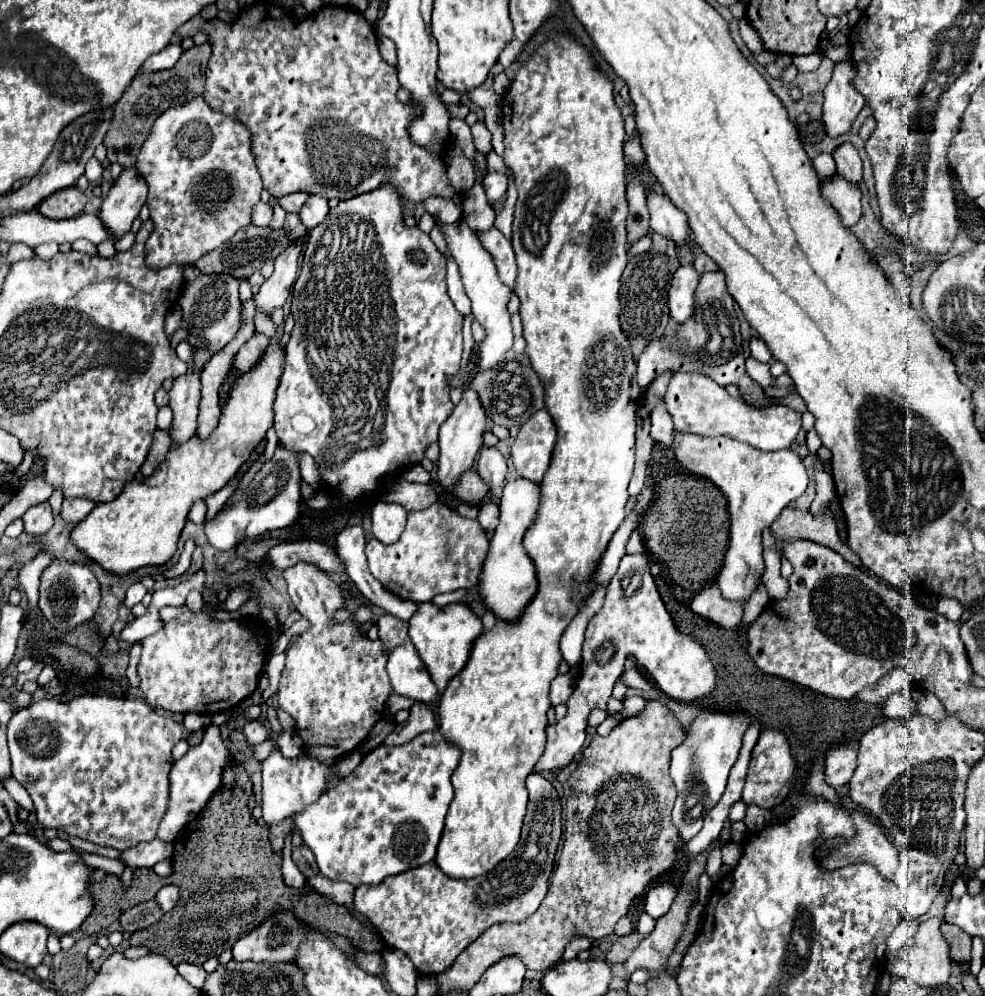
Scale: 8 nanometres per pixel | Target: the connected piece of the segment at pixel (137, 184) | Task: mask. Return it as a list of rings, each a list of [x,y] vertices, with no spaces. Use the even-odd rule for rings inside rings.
[[[124,169],[120,179],[114,181],[98,213],[100,221],[110,233],[112,243],[120,241],[130,231],[132,221],[146,203],[146,195],[148,187],[144,181],[140,181],[140,177],[136,177],[136,169]]]

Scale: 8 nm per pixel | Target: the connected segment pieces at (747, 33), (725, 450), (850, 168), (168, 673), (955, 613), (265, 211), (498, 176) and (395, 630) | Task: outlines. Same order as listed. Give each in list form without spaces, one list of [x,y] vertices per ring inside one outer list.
[[[743,18],[739,21],[739,32],[742,40],[752,53],[760,53],[764,51],[758,33],[750,25],[747,18]]]
[[[674,431],[672,451],[684,469],[710,479],[726,495],[732,525],[730,547],[718,575],[718,585],[728,599],[748,599],[764,573],[762,531],[772,525],[784,507],[788,507],[806,491],[808,473],[802,459],[790,449],[764,453],[732,439],[730,435],[704,437],[680,431]]]
[[[842,143],[834,153],[836,169],[840,175],[844,175],[848,181],[858,183],[862,179],[862,159],[858,155],[858,149],[852,143]]]
[[[238,585],[228,599],[218,605],[204,605],[200,613],[192,613],[186,605],[162,607],[162,631],[142,641],[142,659],[138,663],[140,689],[152,707],[162,707],[176,713],[218,713],[228,711],[248,697],[268,661],[272,637],[260,619],[216,621],[212,615],[220,609],[238,611],[250,599],[258,599],[260,591],[254,585]]]
[[[940,597],[934,611],[940,613],[940,615],[944,615],[944,617],[950,619],[950,621],[960,621],[960,617],[962,617],[962,613],[964,613],[964,607],[962,607],[960,601],[956,601],[956,599],[952,599],[952,597]]]
[[[258,203],[252,213],[252,223],[266,227],[270,225],[270,221],[272,221],[272,207],[268,203]]]
[[[488,173],[484,177],[482,185],[484,185],[484,191],[486,191],[488,201],[494,205],[506,193],[506,185],[508,183],[506,183],[506,175],[502,175],[502,173]]]
[[[384,613],[378,621],[378,639],[384,645],[384,651],[390,653],[396,645],[402,645],[410,639],[408,635],[408,621],[402,621],[390,613]]]

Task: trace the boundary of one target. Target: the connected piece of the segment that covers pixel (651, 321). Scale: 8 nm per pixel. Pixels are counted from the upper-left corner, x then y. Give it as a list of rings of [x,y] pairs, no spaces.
[[[650,235],[652,247],[636,257],[630,257],[624,275],[622,275],[622,287],[620,287],[620,325],[622,333],[628,337],[634,361],[638,361],[640,353],[648,347],[650,341],[664,335],[664,329],[668,325],[670,313],[668,313],[668,285],[680,267],[678,255],[676,255],[676,243],[668,241],[660,235]]]

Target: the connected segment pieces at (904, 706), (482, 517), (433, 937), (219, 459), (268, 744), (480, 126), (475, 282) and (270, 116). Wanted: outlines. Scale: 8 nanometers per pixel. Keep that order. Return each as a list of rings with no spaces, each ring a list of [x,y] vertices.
[[[894,693],[882,701],[880,709],[886,717],[908,717],[908,713],[914,711],[914,701],[900,693]]]
[[[490,501],[490,503],[484,503],[484,505],[480,507],[478,521],[480,521],[480,525],[482,525],[484,531],[492,533],[492,531],[496,529],[496,525],[498,525],[498,505],[492,503],[492,501]]]
[[[538,773],[526,779],[530,793],[522,837],[508,861],[502,861],[484,877],[456,881],[444,877],[436,865],[428,863],[400,875],[386,877],[380,885],[358,885],[354,909],[366,917],[384,941],[404,951],[422,975],[438,975],[490,925],[526,921],[542,903],[548,891],[548,877],[554,865],[556,847],[562,835],[562,807],[556,789]]]
[[[272,339],[260,365],[238,377],[234,383],[228,401],[222,405],[218,427],[210,439],[200,441],[194,435],[180,445],[180,449],[170,449],[166,461],[150,475],[150,479],[130,481],[114,501],[96,505],[96,509],[70,533],[78,551],[112,575],[128,575],[142,567],[168,563],[176,553],[176,543],[192,503],[222,489],[250,457],[252,449],[264,441],[266,431],[274,421],[272,403],[282,363],[284,349]]]
[[[271,738],[266,739],[261,744],[253,747],[253,759],[259,762],[263,761],[274,750],[274,747],[277,747],[277,744]]]
[[[476,123],[472,127],[472,137],[474,137],[474,147],[478,153],[482,155],[488,155],[492,151],[492,145],[490,145],[490,131],[486,129],[484,123]]]
[[[436,221],[436,227],[442,231],[448,253],[452,255],[452,259],[456,261],[458,269],[460,269],[460,277],[462,283],[466,287],[466,295],[472,301],[472,315],[476,317],[476,321],[484,327],[486,337],[484,341],[478,345],[478,361],[476,361],[476,371],[474,373],[484,373],[488,369],[492,369],[494,365],[498,365],[506,353],[512,349],[514,345],[514,333],[512,333],[512,325],[510,325],[510,311],[508,311],[508,301],[512,295],[512,289],[506,287],[500,277],[498,277],[498,269],[494,265],[492,255],[484,249],[482,241],[478,239],[476,231],[472,231],[466,221],[456,221],[456,223],[440,223]]]
[[[256,3],[256,5],[248,7],[244,13],[240,13],[240,17],[236,21],[222,21],[222,19],[214,17],[210,21],[204,21],[200,25],[200,31],[208,35],[208,43],[212,45],[212,57],[206,67],[204,101],[210,105],[212,111],[236,117],[250,131],[250,143],[252,143],[252,155],[254,155],[256,167],[264,181],[264,189],[270,191],[272,197],[280,199],[288,193],[306,191],[310,195],[320,195],[326,199],[336,197],[342,201],[342,199],[352,199],[364,191],[372,191],[372,189],[380,187],[380,183],[386,183],[386,181],[396,185],[400,197],[406,197],[410,201],[424,201],[430,195],[456,197],[456,191],[448,183],[444,163],[432,161],[432,157],[428,157],[428,153],[424,153],[424,149],[416,149],[416,145],[412,145],[412,141],[408,141],[406,127],[408,127],[408,117],[412,117],[412,109],[408,109],[408,103],[404,105],[396,99],[396,91],[398,91],[396,67],[388,65],[380,57],[376,33],[372,29],[372,25],[366,23],[362,13],[356,13],[356,11],[350,11],[344,7],[324,7],[318,11],[318,15],[310,15],[304,21],[298,21],[296,17],[292,17],[290,11],[286,11],[278,5],[272,5],[272,9],[270,9],[270,7]]]

